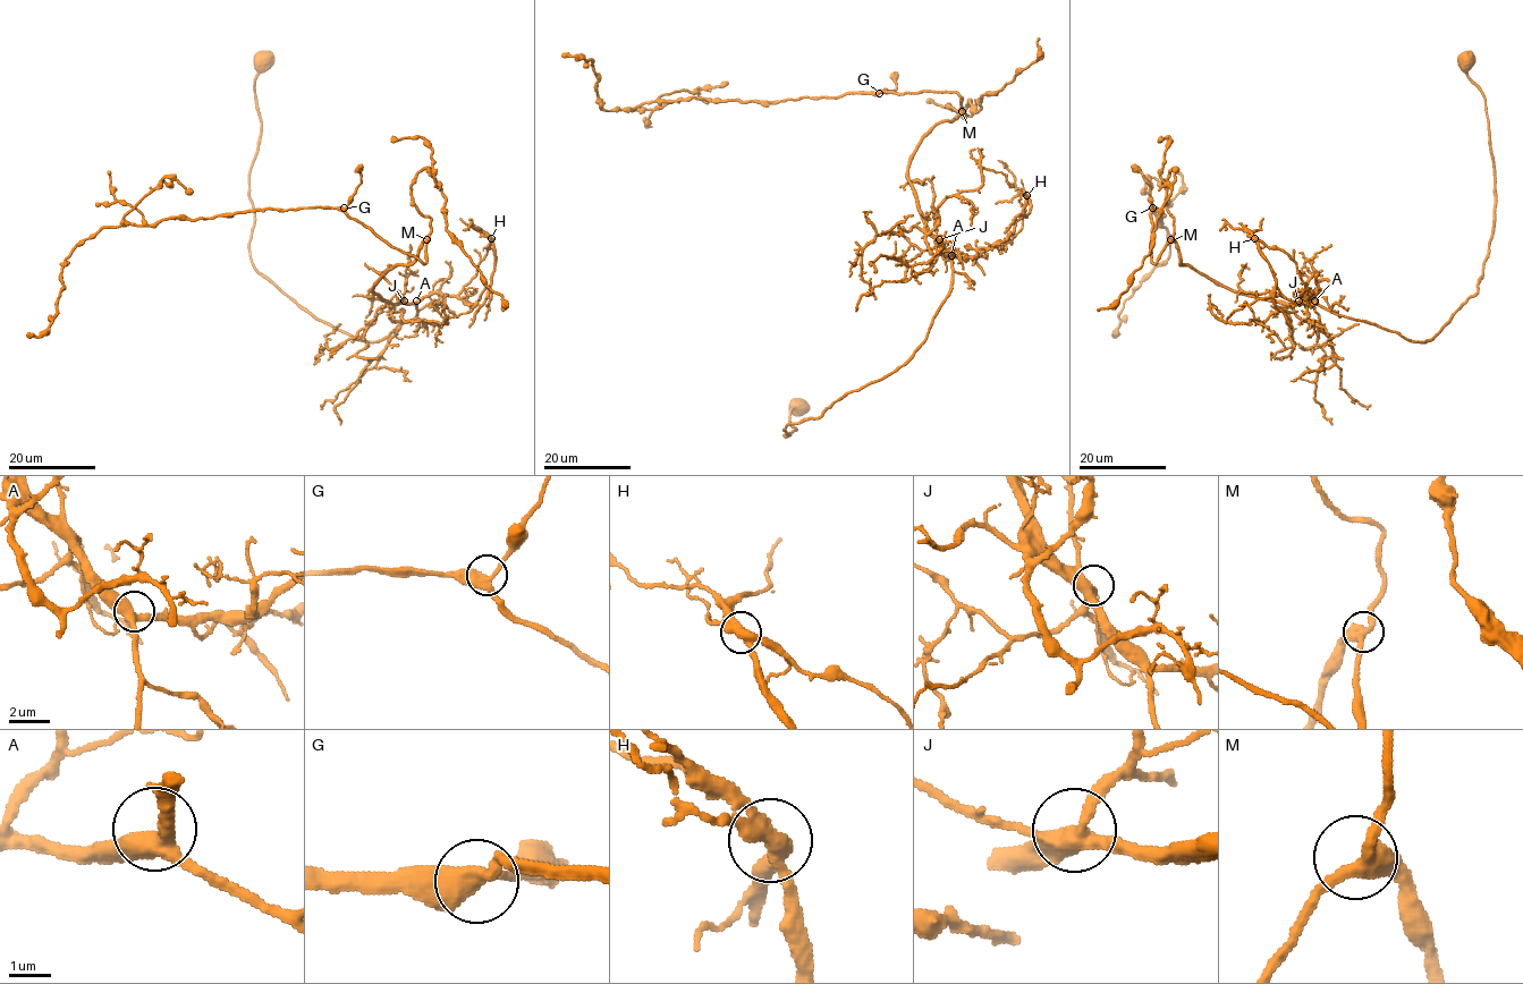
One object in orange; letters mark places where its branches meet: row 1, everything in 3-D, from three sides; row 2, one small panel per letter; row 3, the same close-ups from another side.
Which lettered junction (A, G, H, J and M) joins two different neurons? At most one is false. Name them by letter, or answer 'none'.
H

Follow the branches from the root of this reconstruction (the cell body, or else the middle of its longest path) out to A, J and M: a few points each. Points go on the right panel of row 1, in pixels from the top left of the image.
A: (1466, 57), (1466, 75), (1485, 99), (1495, 172), (1494, 231), (1477, 291), (1424, 341), (1335, 314), (1314, 300)
J: (1466, 57), (1466, 75), (1485, 99), (1495, 172), (1494, 231), (1477, 291), (1424, 341), (1299, 300)
M: (1466, 57), (1485, 99), (1494, 231), (1477, 291), (1430, 340), (1229, 290), (1182, 265), (1170, 239)

